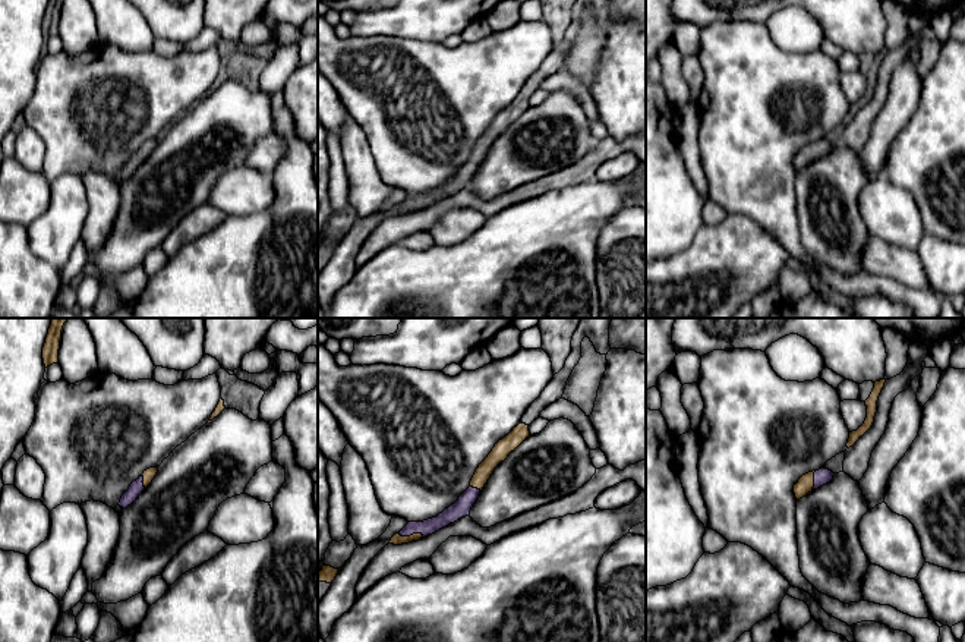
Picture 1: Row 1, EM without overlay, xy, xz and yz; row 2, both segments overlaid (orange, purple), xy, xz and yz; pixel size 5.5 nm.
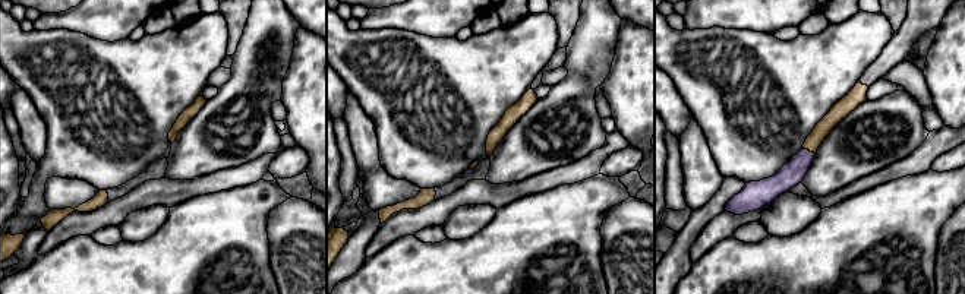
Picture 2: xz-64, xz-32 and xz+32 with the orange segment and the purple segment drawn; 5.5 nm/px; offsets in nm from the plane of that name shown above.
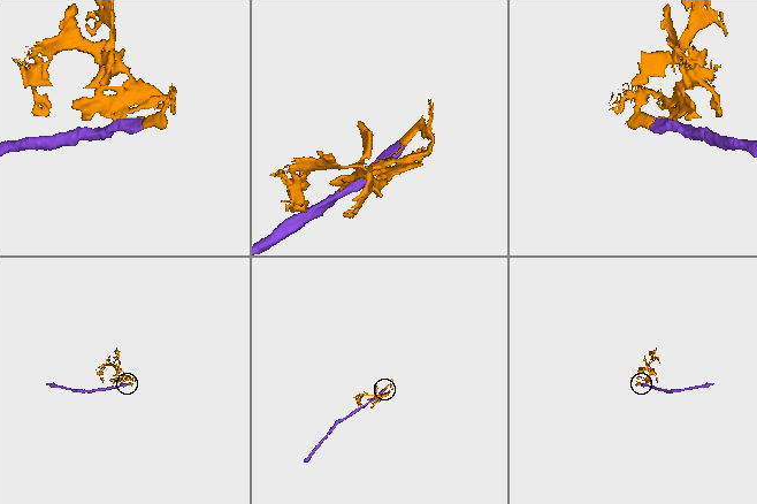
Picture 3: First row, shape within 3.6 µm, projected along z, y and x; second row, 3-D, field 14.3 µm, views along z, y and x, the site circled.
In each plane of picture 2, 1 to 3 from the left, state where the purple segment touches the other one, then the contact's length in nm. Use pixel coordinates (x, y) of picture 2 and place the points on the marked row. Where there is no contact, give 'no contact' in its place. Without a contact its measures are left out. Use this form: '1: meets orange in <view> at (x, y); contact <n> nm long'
1: no contact
2: meets orange in xz-32 at (475, 166); contact 90 nm long
3: meets orange in xz+32 at (809, 149); contact 80 nm long

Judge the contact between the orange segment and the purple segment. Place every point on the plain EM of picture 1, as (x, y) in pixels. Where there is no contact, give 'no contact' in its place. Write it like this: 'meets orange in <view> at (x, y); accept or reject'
meets orange in xz at (412, 207); accept

